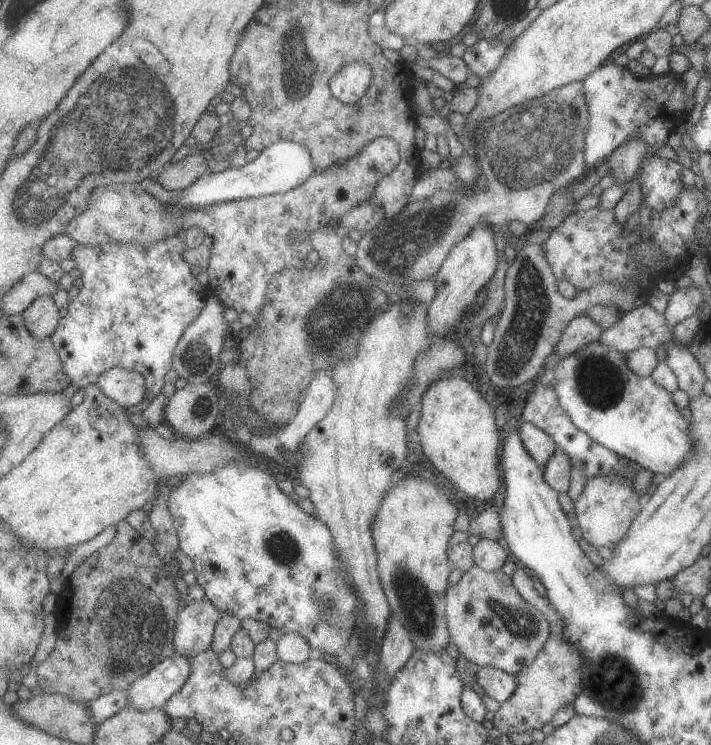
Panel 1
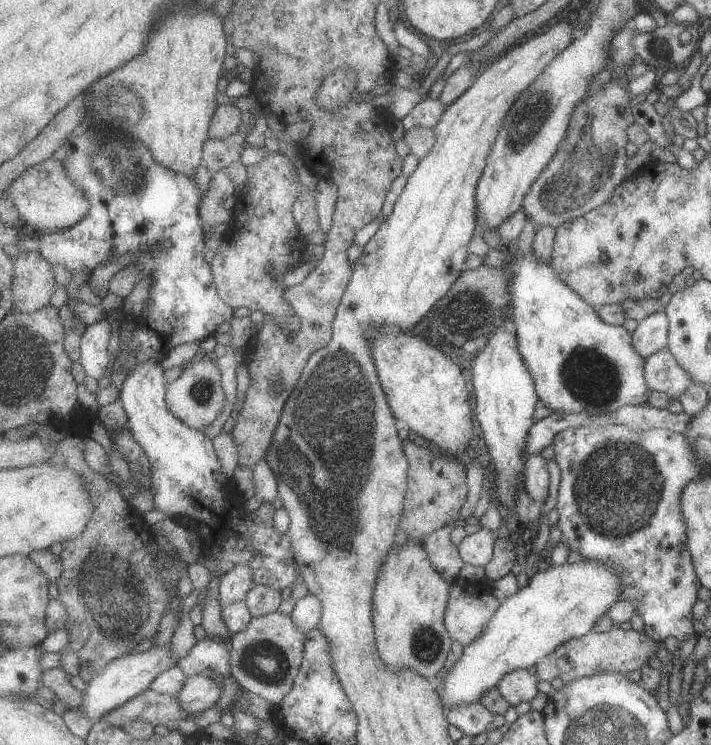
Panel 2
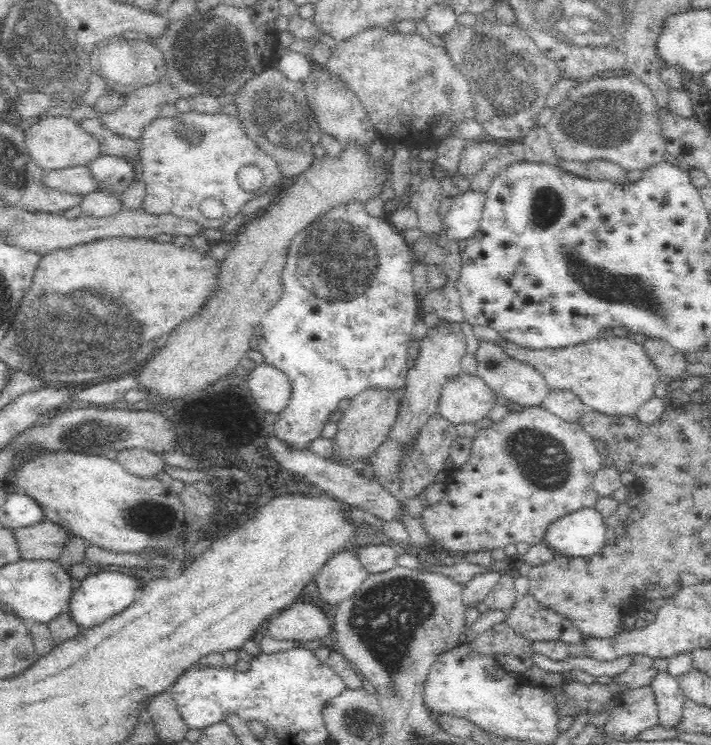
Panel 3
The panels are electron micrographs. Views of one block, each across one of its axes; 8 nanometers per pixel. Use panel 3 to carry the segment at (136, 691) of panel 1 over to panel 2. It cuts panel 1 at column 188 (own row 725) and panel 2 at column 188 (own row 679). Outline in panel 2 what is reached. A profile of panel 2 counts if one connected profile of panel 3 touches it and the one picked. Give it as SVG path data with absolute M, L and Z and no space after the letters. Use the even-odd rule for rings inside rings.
M206 636L178 662L187 676L205 675L213 668L222 676L231 675L231 648L227 642Z

